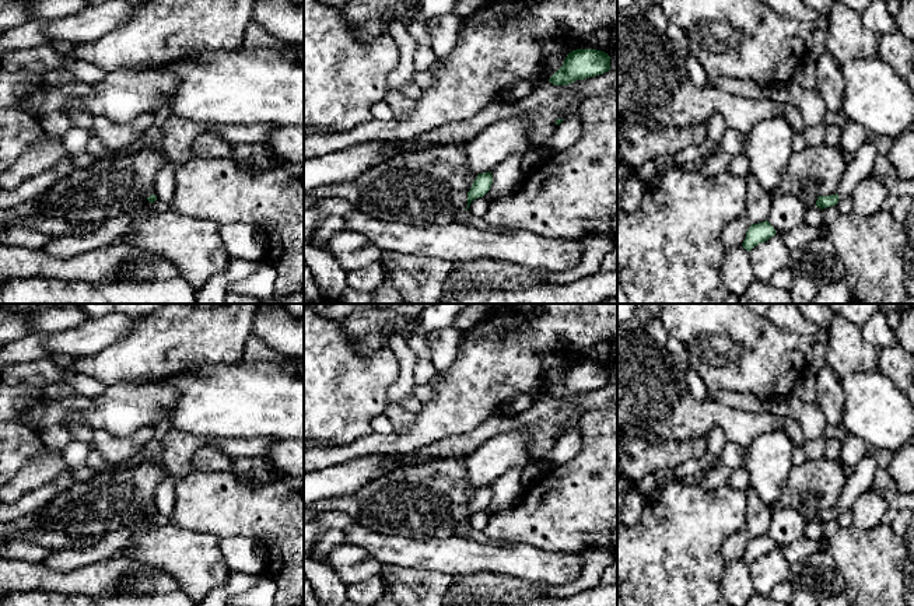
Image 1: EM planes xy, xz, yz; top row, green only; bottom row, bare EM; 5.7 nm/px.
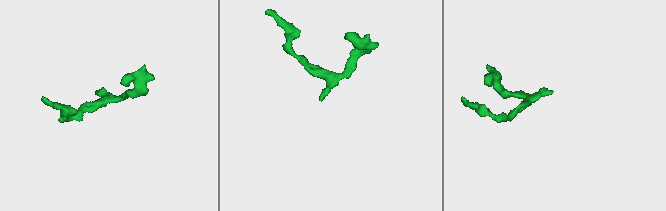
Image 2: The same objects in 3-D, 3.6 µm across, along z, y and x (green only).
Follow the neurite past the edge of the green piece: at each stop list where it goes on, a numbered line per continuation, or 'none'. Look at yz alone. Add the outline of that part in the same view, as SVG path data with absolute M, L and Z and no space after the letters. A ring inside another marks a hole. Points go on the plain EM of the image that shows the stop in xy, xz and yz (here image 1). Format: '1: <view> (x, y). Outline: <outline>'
1: yz (861, 479). Outline: M866 455L857 463L852 473L847 476L847 483L836 505L838 511L851 508L862 493L873 488L873 477L878 469L872 455Z

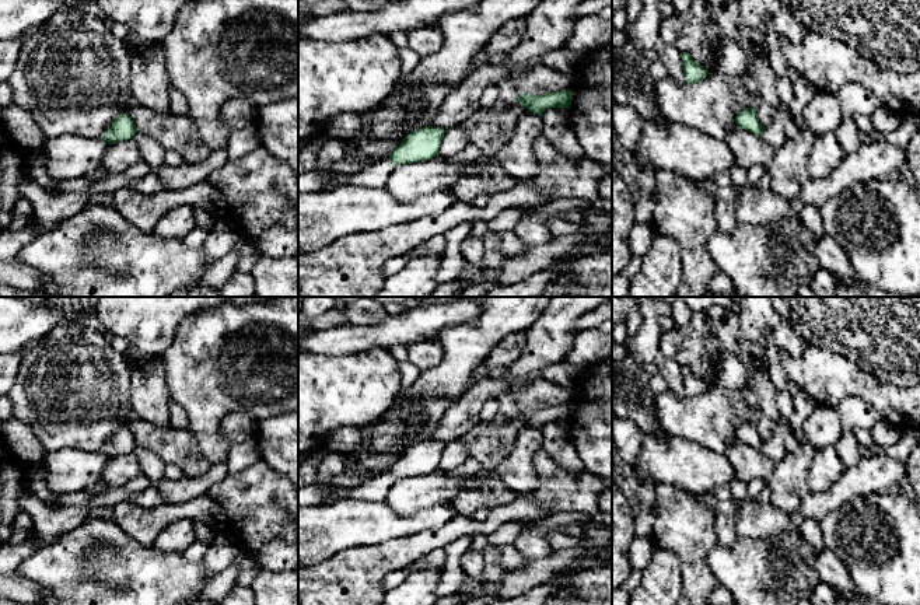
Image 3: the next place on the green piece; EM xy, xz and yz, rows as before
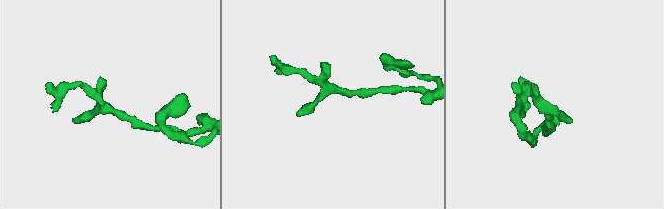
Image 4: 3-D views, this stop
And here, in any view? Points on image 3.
1: xz (374, 489). Outline: M389 472L365 480L356 492L340 489L328 490L315 483L308 483L298 489L298 507L319 506L328 501L339 501L342 499L358 499L363 501L384 501L389 487L395 479Z

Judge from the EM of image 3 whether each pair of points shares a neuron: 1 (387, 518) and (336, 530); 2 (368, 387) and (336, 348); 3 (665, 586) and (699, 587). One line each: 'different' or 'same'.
1: same
2: different
3: different

